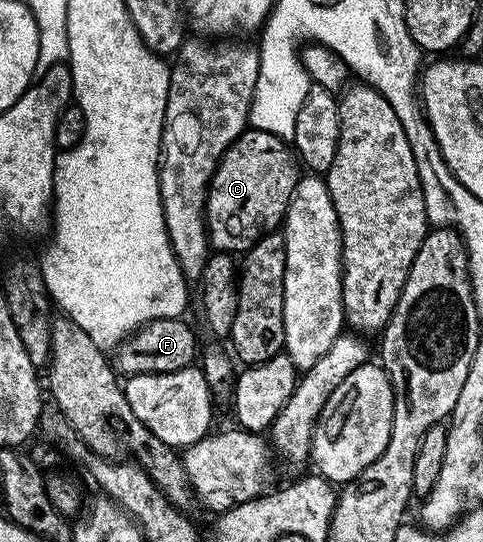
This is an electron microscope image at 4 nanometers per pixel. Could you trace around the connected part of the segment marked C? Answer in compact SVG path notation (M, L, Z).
M249 127L227 147L221 156L221 162L209 181L209 194L205 204L205 225L209 228L209 243L214 250L230 255L243 255L249 248L264 237L274 232L284 222L289 200L299 180L299 161L294 150L282 137L271 135L267 131Z

